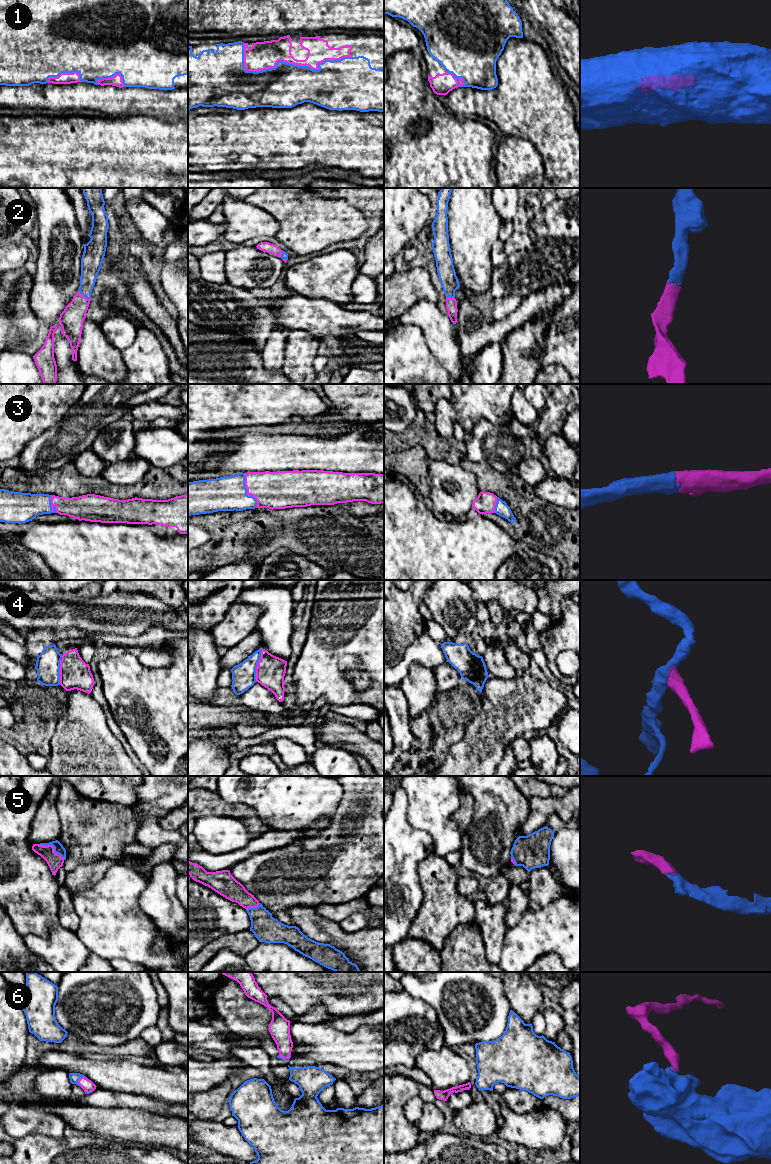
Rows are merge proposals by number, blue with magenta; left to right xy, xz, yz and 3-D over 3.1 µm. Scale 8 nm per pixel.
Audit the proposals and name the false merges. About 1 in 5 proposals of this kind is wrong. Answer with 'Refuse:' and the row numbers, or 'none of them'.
Refuse: 4

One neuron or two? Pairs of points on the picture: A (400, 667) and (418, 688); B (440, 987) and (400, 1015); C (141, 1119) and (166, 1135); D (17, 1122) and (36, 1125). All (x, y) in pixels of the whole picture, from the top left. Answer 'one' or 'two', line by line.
A: two
B: two
C: one
D: one

